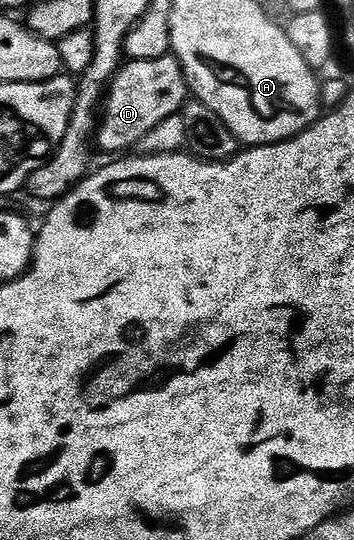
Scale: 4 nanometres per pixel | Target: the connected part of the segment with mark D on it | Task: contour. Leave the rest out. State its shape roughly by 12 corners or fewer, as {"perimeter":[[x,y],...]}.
{"perimeter":[[173,55],[120,65],[93,141],[131,151],[189,100]]}

